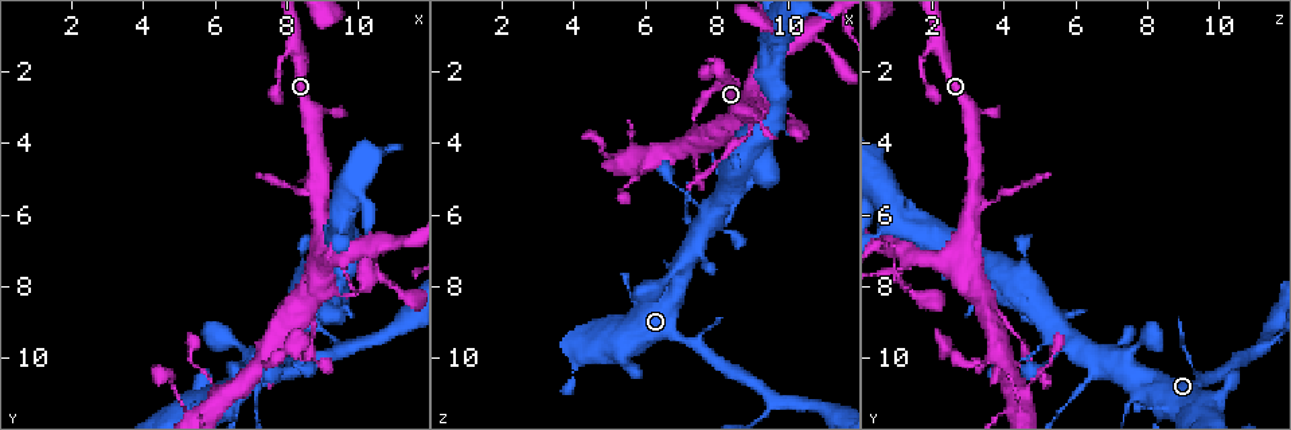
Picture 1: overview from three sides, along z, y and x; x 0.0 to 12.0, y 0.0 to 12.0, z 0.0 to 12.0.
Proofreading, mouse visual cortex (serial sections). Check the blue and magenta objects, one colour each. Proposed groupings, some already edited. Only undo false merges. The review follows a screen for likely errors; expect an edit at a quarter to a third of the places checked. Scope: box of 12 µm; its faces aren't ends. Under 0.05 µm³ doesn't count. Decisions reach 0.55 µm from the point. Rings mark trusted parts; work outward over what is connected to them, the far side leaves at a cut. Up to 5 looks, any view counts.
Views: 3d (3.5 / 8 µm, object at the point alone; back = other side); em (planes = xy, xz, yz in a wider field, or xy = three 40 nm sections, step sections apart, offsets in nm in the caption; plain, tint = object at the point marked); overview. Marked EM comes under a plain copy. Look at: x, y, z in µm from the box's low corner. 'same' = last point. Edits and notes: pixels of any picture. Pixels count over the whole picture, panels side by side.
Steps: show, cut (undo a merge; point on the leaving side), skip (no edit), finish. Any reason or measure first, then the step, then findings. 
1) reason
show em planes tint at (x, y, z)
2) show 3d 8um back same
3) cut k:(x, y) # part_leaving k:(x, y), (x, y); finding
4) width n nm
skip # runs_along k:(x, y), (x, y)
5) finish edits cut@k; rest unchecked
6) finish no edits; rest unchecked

sharp bend
show 3d 3.5um back at (8.9, 5.7, 3.1)

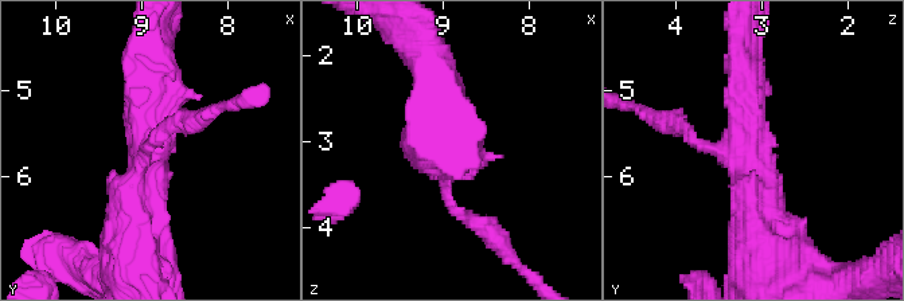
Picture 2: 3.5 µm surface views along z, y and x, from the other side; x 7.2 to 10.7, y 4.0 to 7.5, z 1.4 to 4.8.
show em xy step 2 tint at (8.90, 5.65, 3.15)

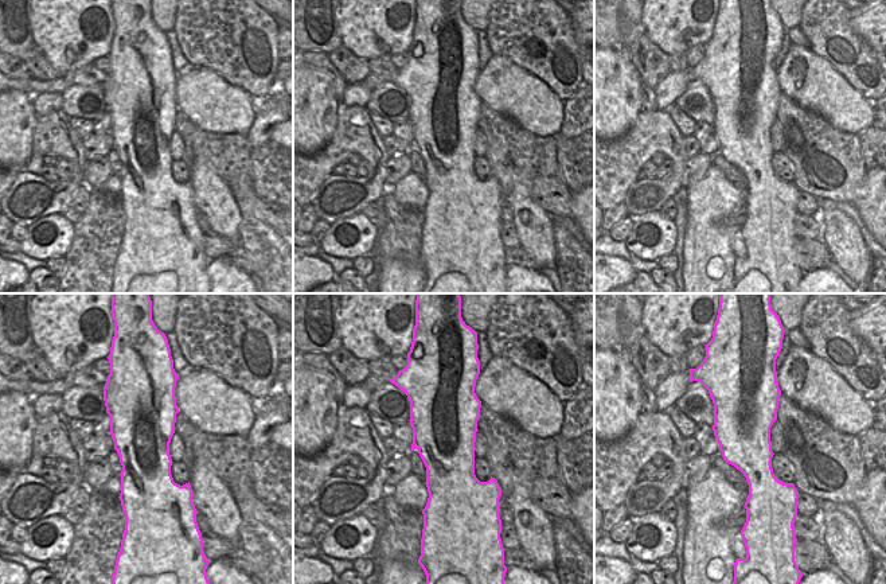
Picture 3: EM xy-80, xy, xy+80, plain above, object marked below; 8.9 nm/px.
width 600 nm
cut 2:(475, 223) # part_leaving 2:(447, 188), (447, 202), (526, 274); two cells meet here

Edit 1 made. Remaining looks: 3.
show 3d 3.5um at (8.9, 7.8, 2.9)

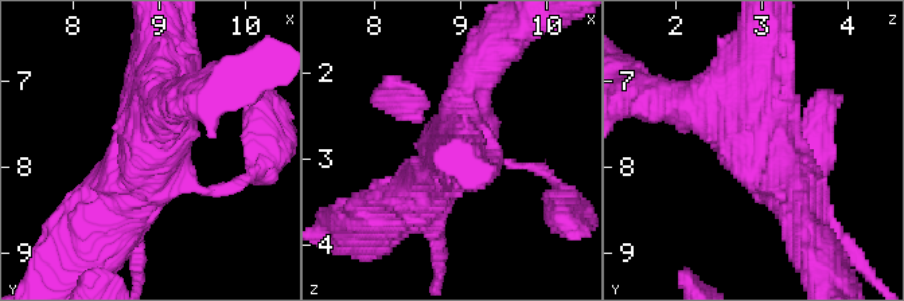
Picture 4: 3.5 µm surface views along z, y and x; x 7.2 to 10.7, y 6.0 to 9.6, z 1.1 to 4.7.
show em planes tint at (8.90, 7.75, 2.95)

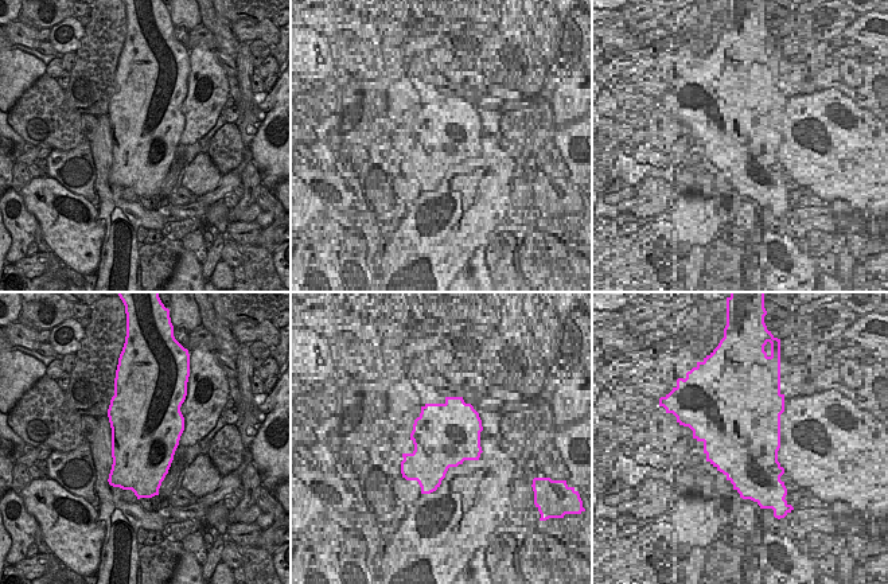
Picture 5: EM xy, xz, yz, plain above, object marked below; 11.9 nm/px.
another direction
show em xy step 2 tint same

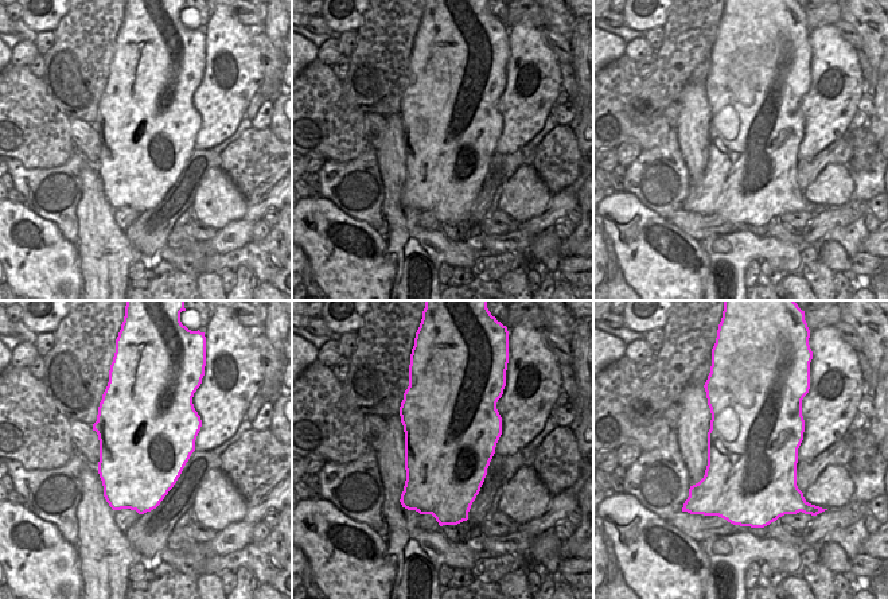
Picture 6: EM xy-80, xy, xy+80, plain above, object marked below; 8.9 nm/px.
skip # runs_along 4:(159, 39), (155, 141), (129, 187); all the same cell

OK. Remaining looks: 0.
finish edits cut@2; rest unchecked

